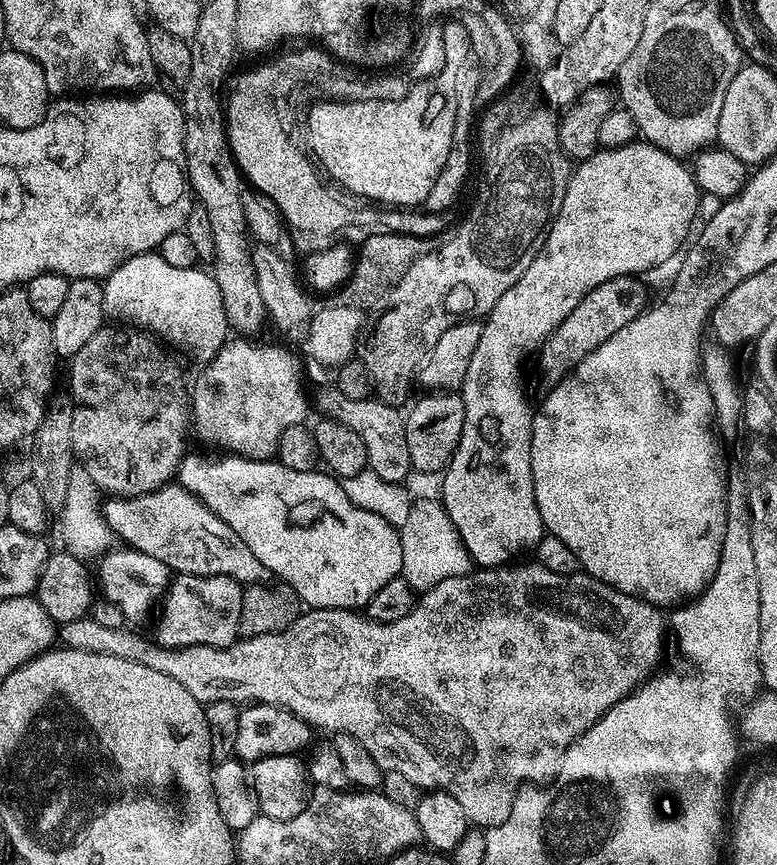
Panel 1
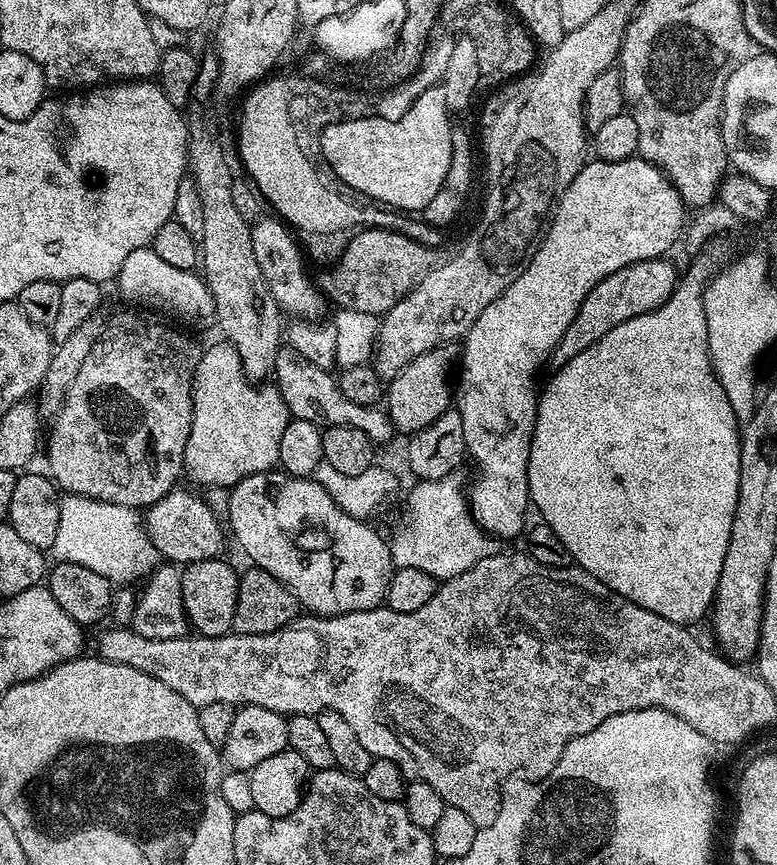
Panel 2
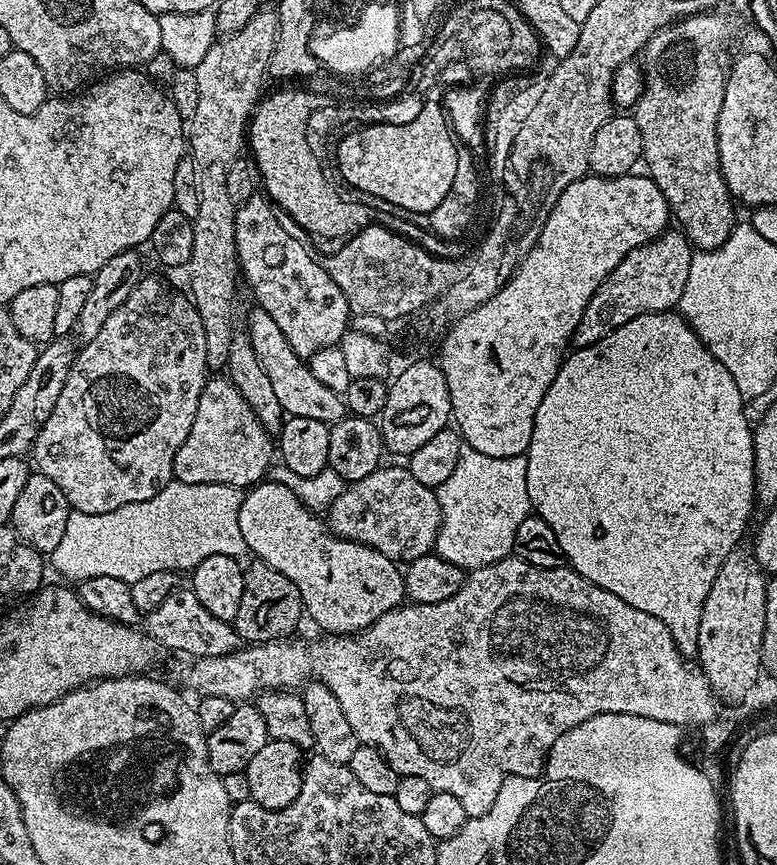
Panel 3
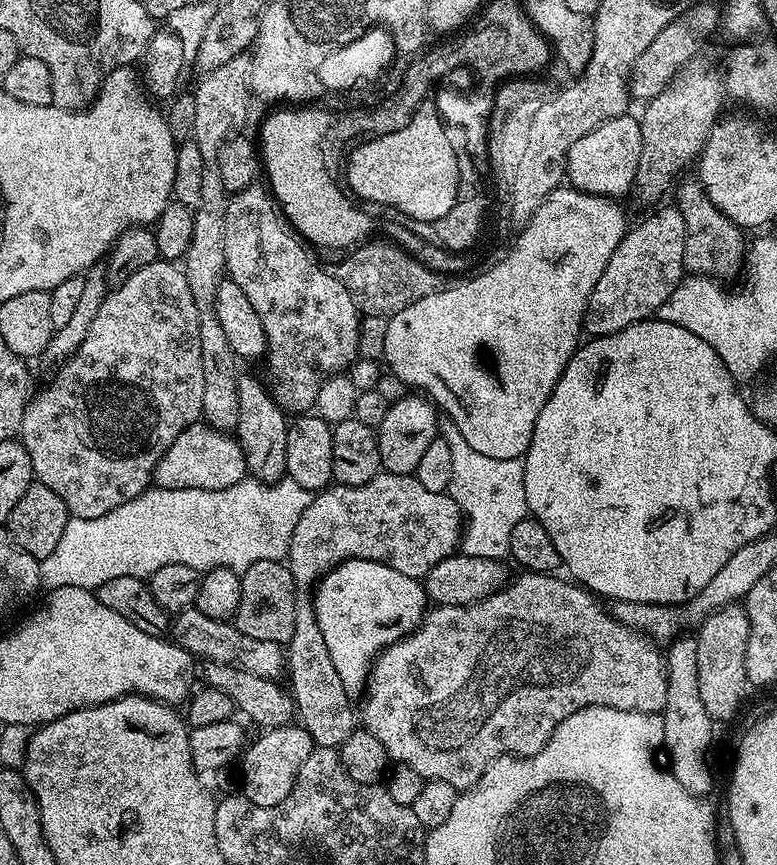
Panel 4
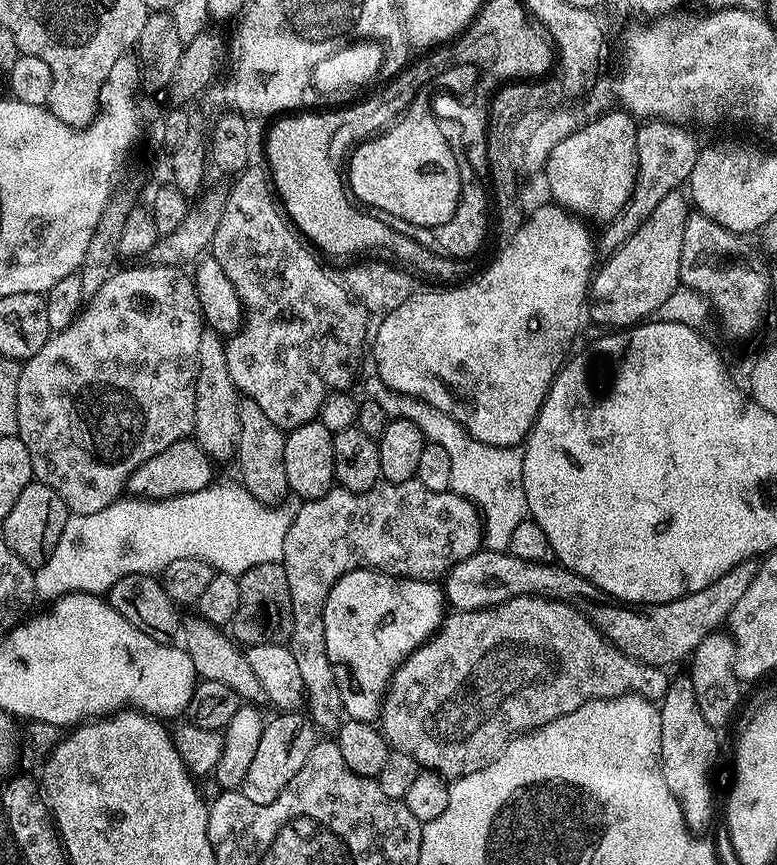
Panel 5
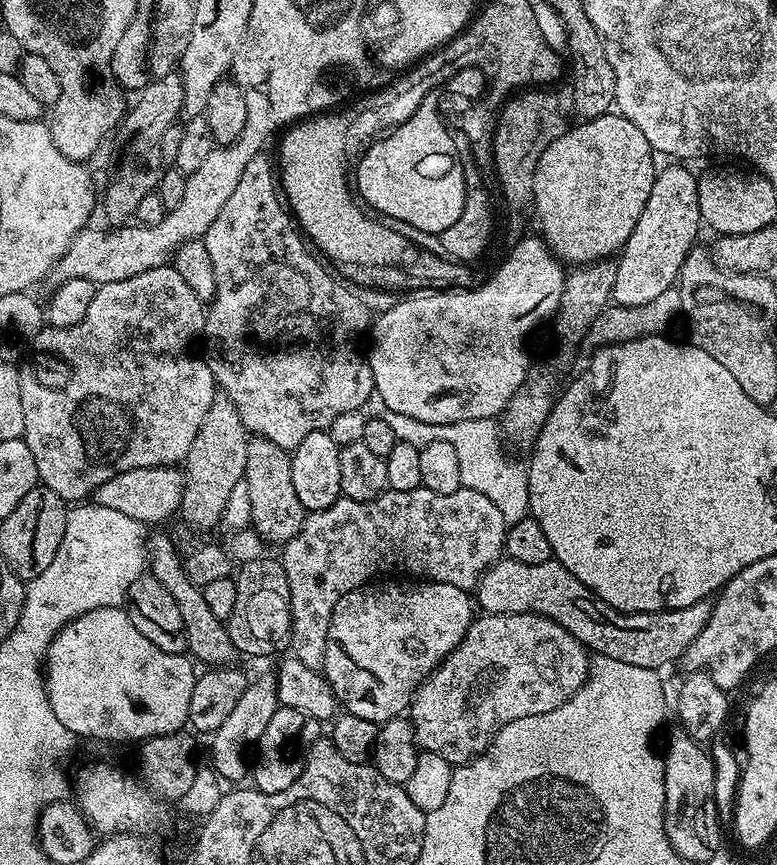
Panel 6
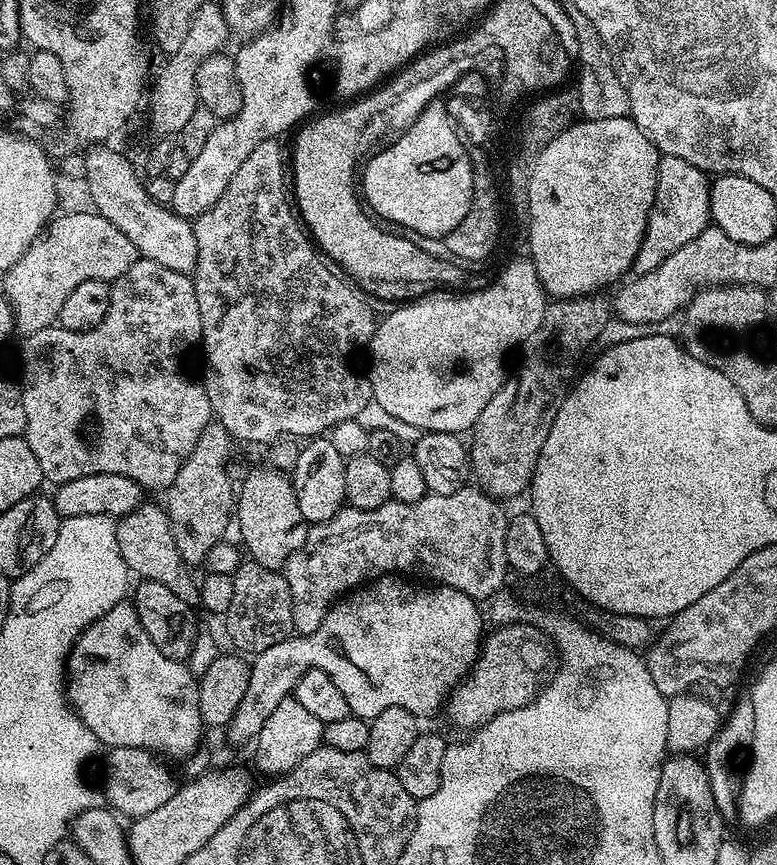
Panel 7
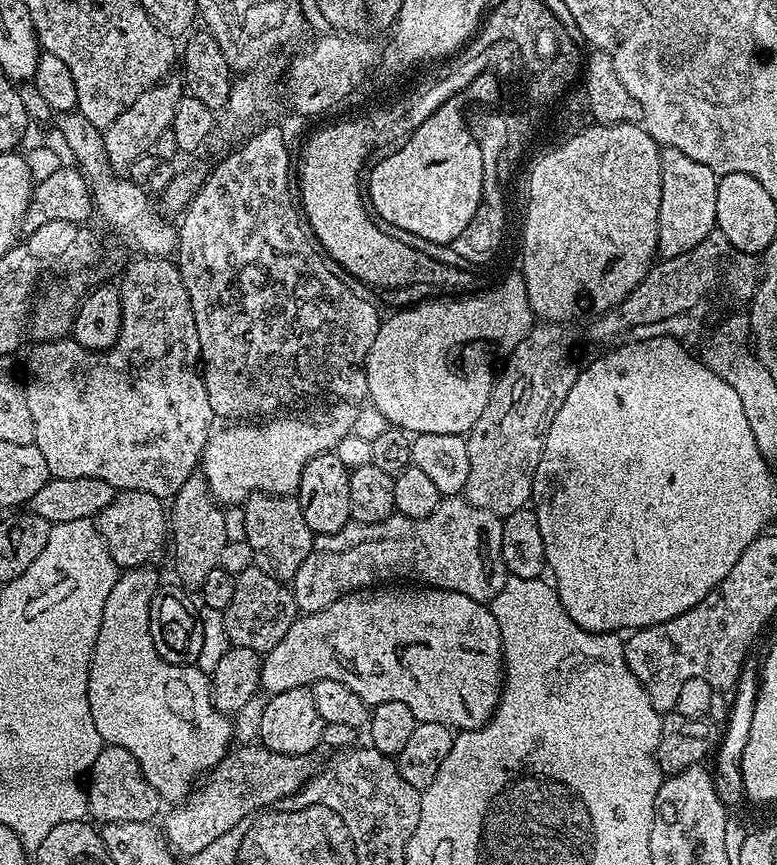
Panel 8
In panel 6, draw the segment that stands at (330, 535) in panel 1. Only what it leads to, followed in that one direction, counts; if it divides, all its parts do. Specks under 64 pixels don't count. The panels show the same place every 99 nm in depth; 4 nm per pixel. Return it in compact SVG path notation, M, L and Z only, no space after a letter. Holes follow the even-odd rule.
M384 582L369 583L363 588L350 590L347 594L340 597L340 601L334 606L332 617L330 618L330 634L326 642L326 658L324 659L324 667L322 669L324 677L328 679L330 686L334 690L337 701L342 705L343 711L354 714L358 718L366 718L370 722L374 722L377 726L384 724L390 718L401 715L411 705L412 695L415 694L416 687L456 649L458 642L462 642L466 630L472 625L474 619L474 611L472 612L472 608L474 609L473 597L465 589L458 586L450 586L446 582L380 583Z

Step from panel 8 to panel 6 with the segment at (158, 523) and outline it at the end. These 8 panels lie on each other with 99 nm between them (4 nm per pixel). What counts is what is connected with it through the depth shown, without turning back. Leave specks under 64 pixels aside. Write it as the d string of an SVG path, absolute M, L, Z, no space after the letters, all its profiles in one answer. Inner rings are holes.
M160 532L157 536L147 537L146 568L151 575L158 578L158 582L162 582L162 586L166 586L166 591L174 597L174 603L182 613L182 626L186 630L188 639L187 651L197 661L200 659L204 666L231 665L235 661L232 659L237 659L238 653L234 642L230 642L228 625L209 610L203 591L198 586L194 586L190 578L186 578L182 552L176 549L175 542L166 533Z

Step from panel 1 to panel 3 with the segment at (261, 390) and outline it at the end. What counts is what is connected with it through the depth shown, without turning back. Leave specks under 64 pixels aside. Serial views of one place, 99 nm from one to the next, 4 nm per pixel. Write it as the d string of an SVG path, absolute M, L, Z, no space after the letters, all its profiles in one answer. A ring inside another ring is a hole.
M216 374L204 382L194 426L190 426L186 442L174 454L172 474L184 484L225 484L247 490L269 475L274 464L272 456L274 460L273 437L258 422L254 410L250 410L232 381Z

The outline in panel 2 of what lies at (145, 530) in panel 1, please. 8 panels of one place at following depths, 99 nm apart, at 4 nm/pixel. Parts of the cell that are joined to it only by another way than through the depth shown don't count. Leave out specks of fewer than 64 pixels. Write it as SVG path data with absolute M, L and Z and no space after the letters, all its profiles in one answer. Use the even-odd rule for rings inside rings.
M180 491L167 492L157 504L147 509L143 522L144 527L148 529L150 542L154 542L154 546L165 561L177 566L217 559L223 553L220 551L224 548L224 536L226 540L221 517L213 512L205 499L200 497L199 500L192 492Z

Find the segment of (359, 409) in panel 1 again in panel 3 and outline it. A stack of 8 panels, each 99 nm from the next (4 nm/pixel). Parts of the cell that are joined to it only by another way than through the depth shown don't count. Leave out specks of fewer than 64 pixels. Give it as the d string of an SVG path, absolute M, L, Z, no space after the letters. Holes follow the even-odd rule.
M259 306L253 307L253 312L248 316L246 335L250 346L254 346L254 354L258 354L258 362L262 362L266 374L270 377L274 395L278 397L278 406L282 406L282 410L288 416L314 418L317 422L331 426L346 415L343 395L328 389L327 386L322 386L322 382L314 378L314 374L308 369L305 357L294 354L294 346L286 342L286 334L278 330L274 318L270 318L266 310L262 310Z

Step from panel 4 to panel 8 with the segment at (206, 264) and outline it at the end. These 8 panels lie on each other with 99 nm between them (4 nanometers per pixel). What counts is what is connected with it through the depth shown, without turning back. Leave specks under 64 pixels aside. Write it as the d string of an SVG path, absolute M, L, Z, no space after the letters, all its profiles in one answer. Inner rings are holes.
M193 474L182 482L182 490L170 500L170 548L176 551L176 576L188 590L199 590L206 574L218 567L218 554L230 539L225 509L212 497L210 486L202 474Z

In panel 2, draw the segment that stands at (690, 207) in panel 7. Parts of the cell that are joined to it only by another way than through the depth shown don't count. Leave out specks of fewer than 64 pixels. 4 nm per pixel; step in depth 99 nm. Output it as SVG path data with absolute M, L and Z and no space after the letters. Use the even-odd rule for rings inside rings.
M661 258L634 262L598 282L598 286L586 294L578 314L574 314L574 322L566 326L566 334L562 334L558 346L552 351L551 363L559 366L570 362L570 358L575 358L577 354L582 354L582 350L594 346L602 334L610 334L614 326L622 326L622 322L638 318L638 314L650 314L650 310L665 304L672 297L678 279L678 271L670 261L671 259Z

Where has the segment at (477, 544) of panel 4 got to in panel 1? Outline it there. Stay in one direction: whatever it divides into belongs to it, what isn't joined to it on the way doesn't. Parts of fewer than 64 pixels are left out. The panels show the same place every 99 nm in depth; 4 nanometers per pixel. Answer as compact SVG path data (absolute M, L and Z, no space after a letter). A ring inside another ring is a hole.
M419 500L413 503L406 522L399 525L402 542L402 570L400 575L417 590L427 590L446 582L446 578L458 578L473 571L474 561L466 550L454 522L446 514L443 503L436 500Z

